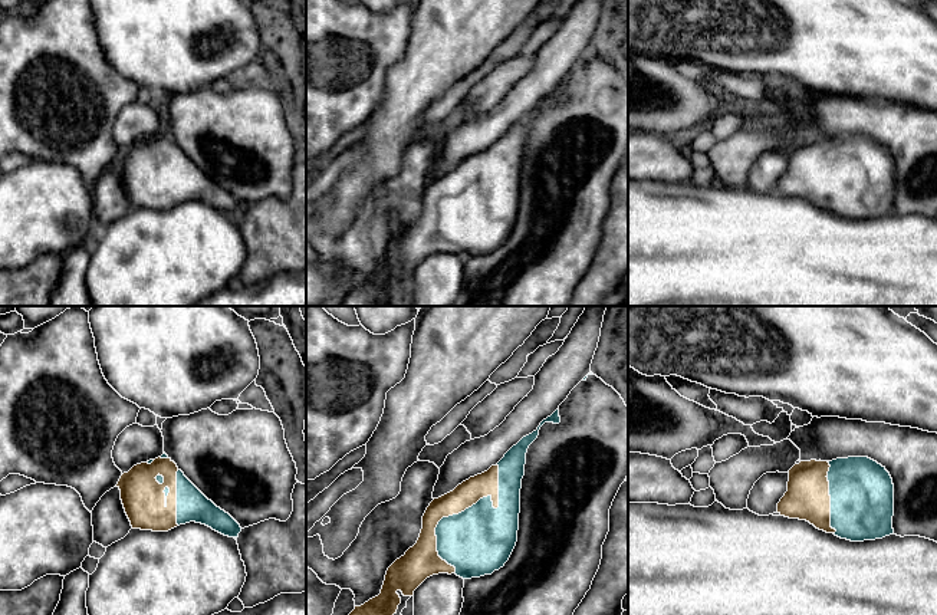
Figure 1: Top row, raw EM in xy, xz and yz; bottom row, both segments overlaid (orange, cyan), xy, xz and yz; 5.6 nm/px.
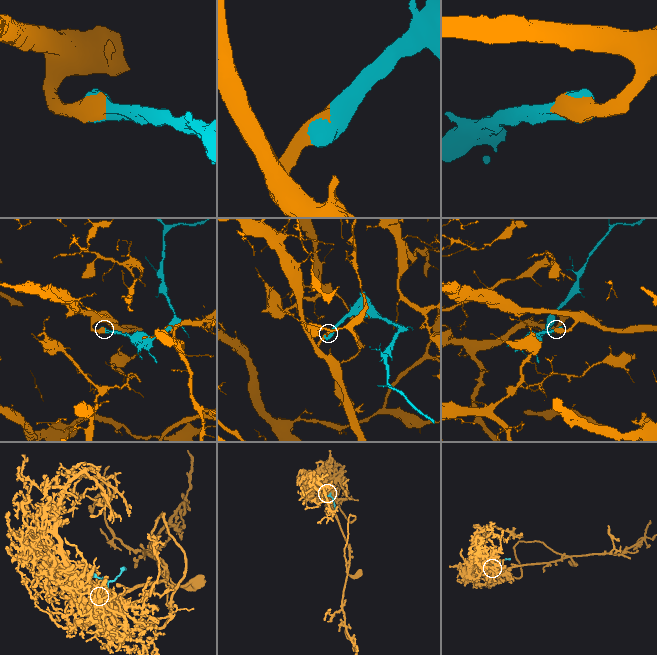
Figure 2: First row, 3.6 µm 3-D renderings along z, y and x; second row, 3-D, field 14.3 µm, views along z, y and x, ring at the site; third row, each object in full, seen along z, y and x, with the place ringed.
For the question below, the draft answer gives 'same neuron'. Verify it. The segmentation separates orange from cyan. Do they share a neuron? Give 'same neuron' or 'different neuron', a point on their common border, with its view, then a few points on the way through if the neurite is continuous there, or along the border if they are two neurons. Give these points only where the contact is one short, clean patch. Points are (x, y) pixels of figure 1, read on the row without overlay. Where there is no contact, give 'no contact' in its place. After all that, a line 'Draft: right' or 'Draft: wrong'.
same neuron | xz (464, 187)
Draft: right

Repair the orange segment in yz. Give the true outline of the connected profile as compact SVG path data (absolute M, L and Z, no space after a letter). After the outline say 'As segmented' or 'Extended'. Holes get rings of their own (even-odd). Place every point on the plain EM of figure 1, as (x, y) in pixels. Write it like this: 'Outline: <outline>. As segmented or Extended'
Outline: M868 135L800 139L789 148L788 170L777 181L777 191L806 198L819 208L851 220L882 217L894 211L892 157L885 145Z. Extended

